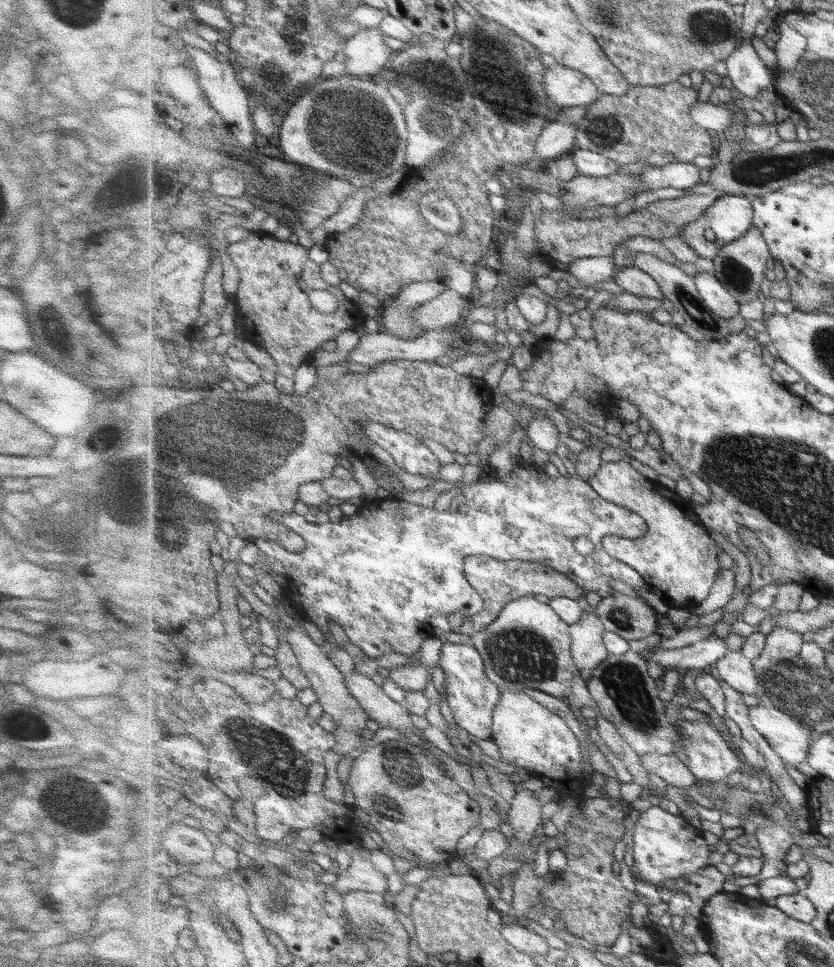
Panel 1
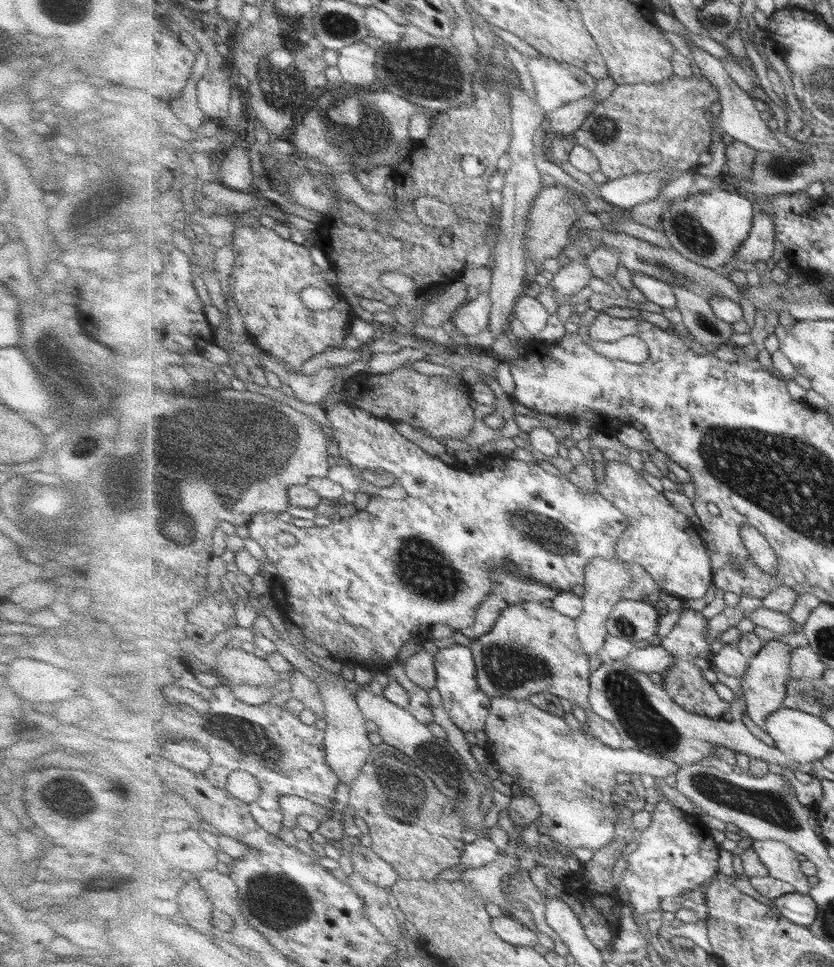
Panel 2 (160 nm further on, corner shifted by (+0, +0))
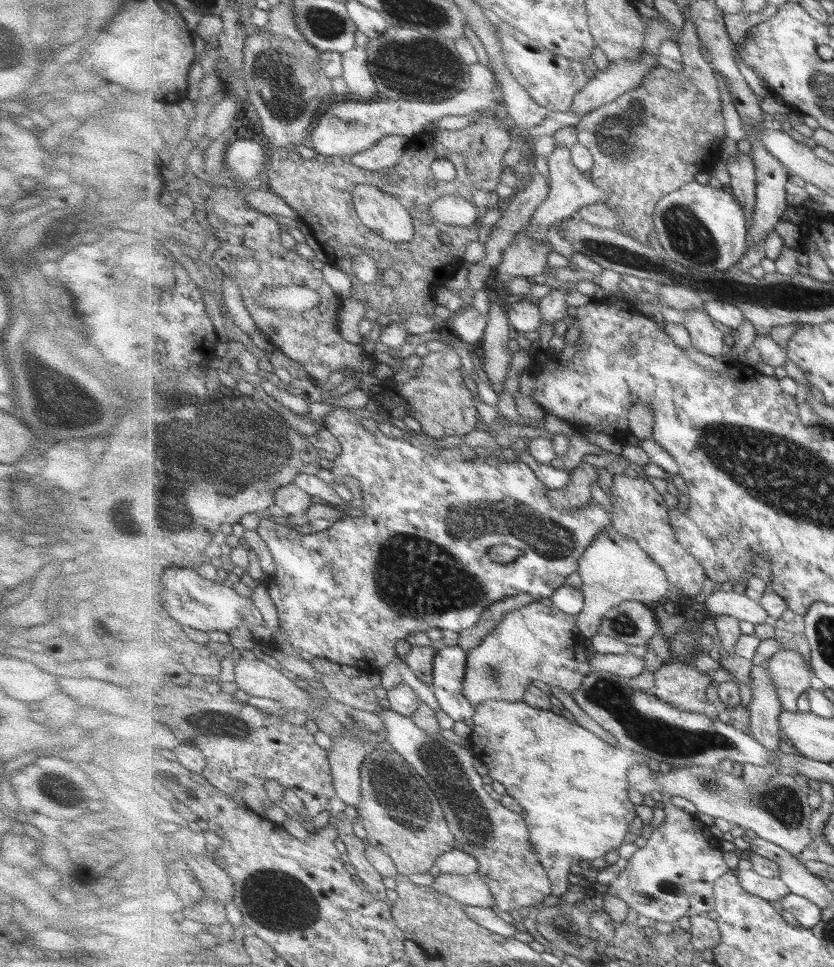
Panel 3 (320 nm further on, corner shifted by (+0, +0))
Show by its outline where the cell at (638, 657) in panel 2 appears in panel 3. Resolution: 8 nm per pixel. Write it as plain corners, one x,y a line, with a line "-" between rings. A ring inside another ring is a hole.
596,652
589,659
592,671
617,674
627,678
639,676
646,667
644,658
639,658
630,652
618,655
604,655

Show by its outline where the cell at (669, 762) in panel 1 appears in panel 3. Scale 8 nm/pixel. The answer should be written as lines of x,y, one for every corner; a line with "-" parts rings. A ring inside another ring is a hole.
487,700
474,708
470,750
488,768
488,776
497,780
522,808
530,826
530,842
547,870
552,895
561,897
569,886
569,870
582,860
604,858
626,843
631,822
637,819
635,803
630,799
627,770
639,762
635,752
609,744
583,725
570,722
552,709
535,708
523,701

